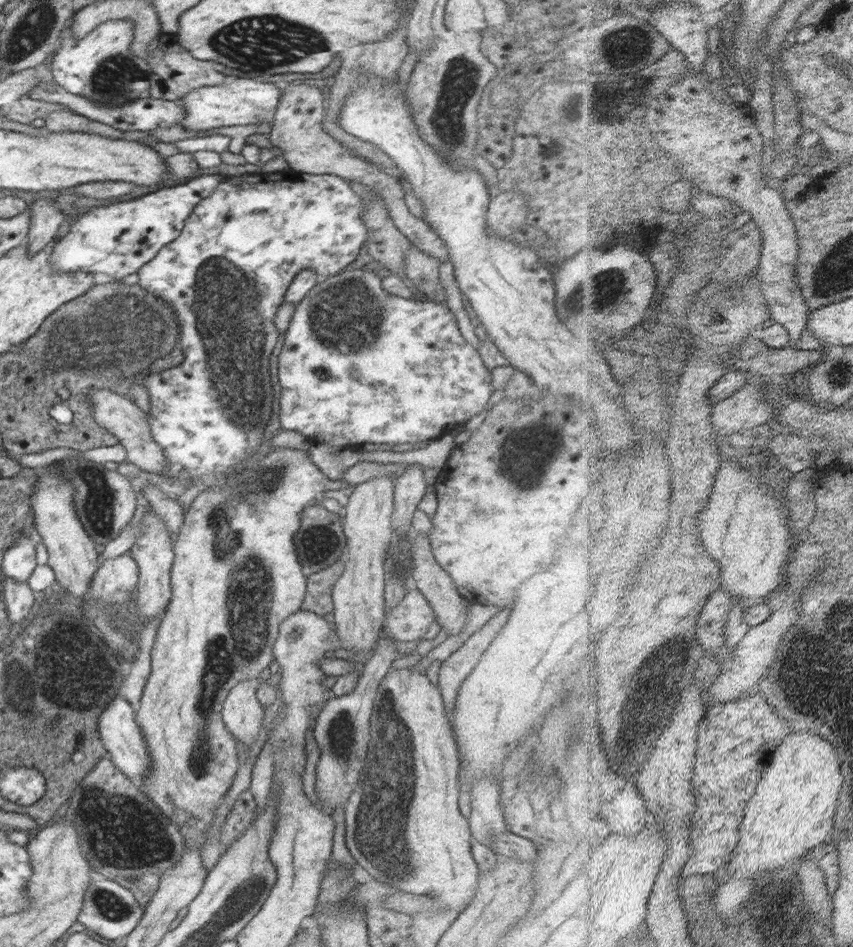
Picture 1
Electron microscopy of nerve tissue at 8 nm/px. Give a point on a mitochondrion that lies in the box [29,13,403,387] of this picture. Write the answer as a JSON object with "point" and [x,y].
{"point":[109,329]}

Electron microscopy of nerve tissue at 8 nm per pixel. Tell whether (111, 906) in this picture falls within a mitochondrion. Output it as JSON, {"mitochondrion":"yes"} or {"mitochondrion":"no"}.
{"mitochondrion":"yes"}

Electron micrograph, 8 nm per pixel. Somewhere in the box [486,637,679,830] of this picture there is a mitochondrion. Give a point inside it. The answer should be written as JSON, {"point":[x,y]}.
{"point":[650,689]}

